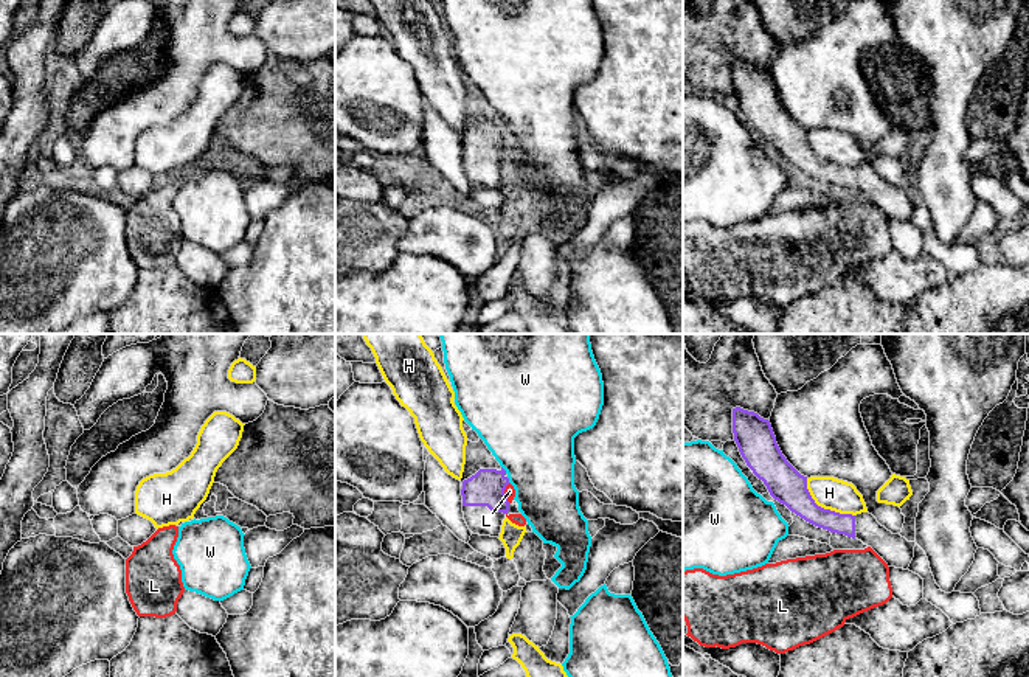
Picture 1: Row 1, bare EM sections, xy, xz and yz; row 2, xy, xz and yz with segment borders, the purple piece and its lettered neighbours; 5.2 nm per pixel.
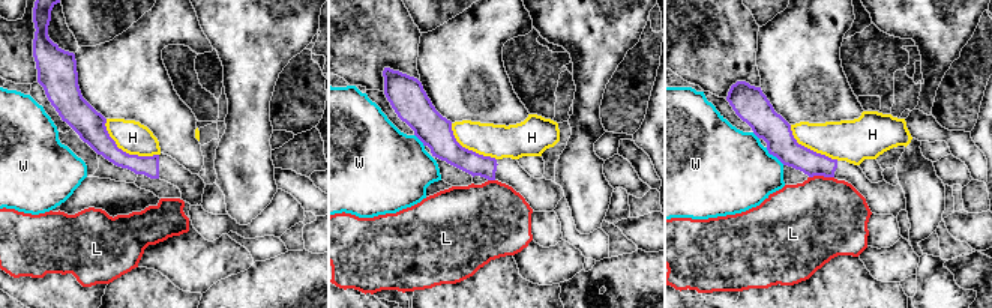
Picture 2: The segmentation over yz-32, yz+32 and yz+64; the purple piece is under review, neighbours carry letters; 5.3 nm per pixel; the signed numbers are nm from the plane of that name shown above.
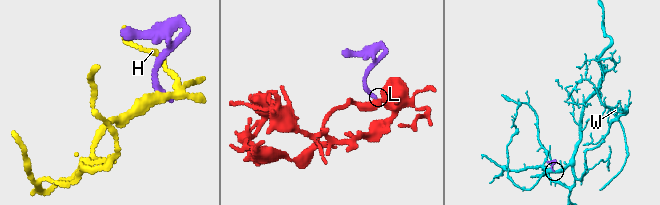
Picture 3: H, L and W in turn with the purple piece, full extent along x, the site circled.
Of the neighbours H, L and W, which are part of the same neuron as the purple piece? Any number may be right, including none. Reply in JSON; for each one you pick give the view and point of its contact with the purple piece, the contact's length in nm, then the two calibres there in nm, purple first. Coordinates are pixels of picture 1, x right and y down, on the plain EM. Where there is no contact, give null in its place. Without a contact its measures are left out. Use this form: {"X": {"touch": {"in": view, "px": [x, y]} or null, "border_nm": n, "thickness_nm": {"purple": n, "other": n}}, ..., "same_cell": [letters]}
{"same_cell": []}

